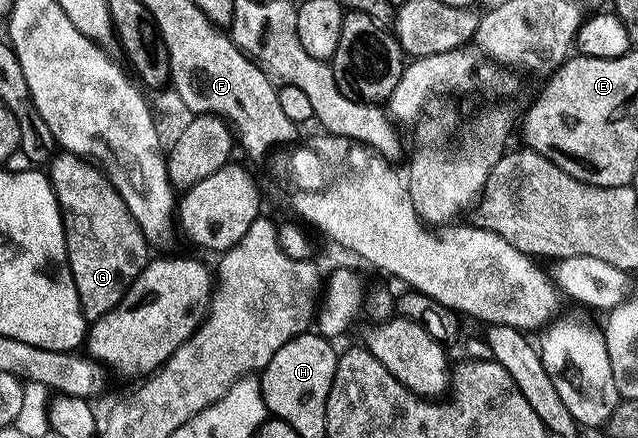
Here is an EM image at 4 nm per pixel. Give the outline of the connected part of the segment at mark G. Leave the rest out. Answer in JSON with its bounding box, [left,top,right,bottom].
[49,153,149,321]

